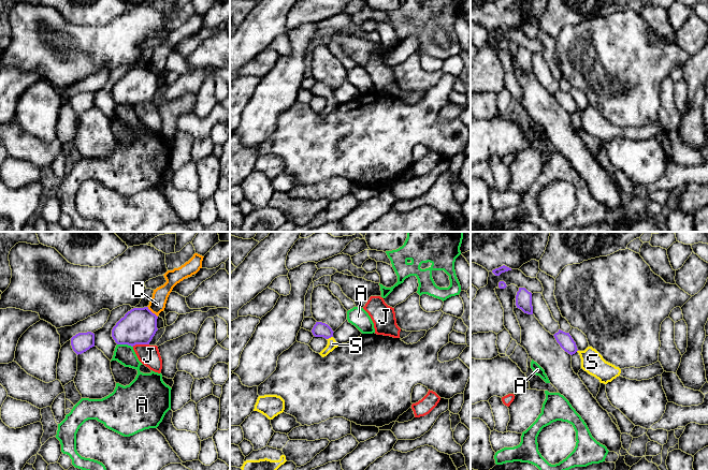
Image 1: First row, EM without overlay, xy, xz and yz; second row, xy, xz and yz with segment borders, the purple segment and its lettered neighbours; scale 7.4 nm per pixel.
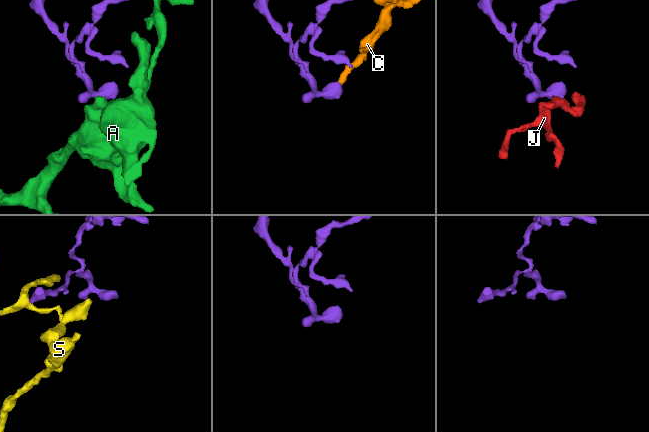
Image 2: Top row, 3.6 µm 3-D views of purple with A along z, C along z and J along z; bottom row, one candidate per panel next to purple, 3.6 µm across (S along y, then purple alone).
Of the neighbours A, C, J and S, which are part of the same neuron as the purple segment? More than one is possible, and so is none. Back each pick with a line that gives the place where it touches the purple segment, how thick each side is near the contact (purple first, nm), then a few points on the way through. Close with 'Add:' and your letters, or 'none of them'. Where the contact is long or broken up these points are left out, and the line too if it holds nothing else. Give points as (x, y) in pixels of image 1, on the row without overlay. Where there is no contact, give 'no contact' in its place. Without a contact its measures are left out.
S: meets purple in xz at (329, 97); 110 nm thick on the purple side, 70 nm on the other; runs through xz (320, 89), (329, 97), (332, 103)
Add: S

